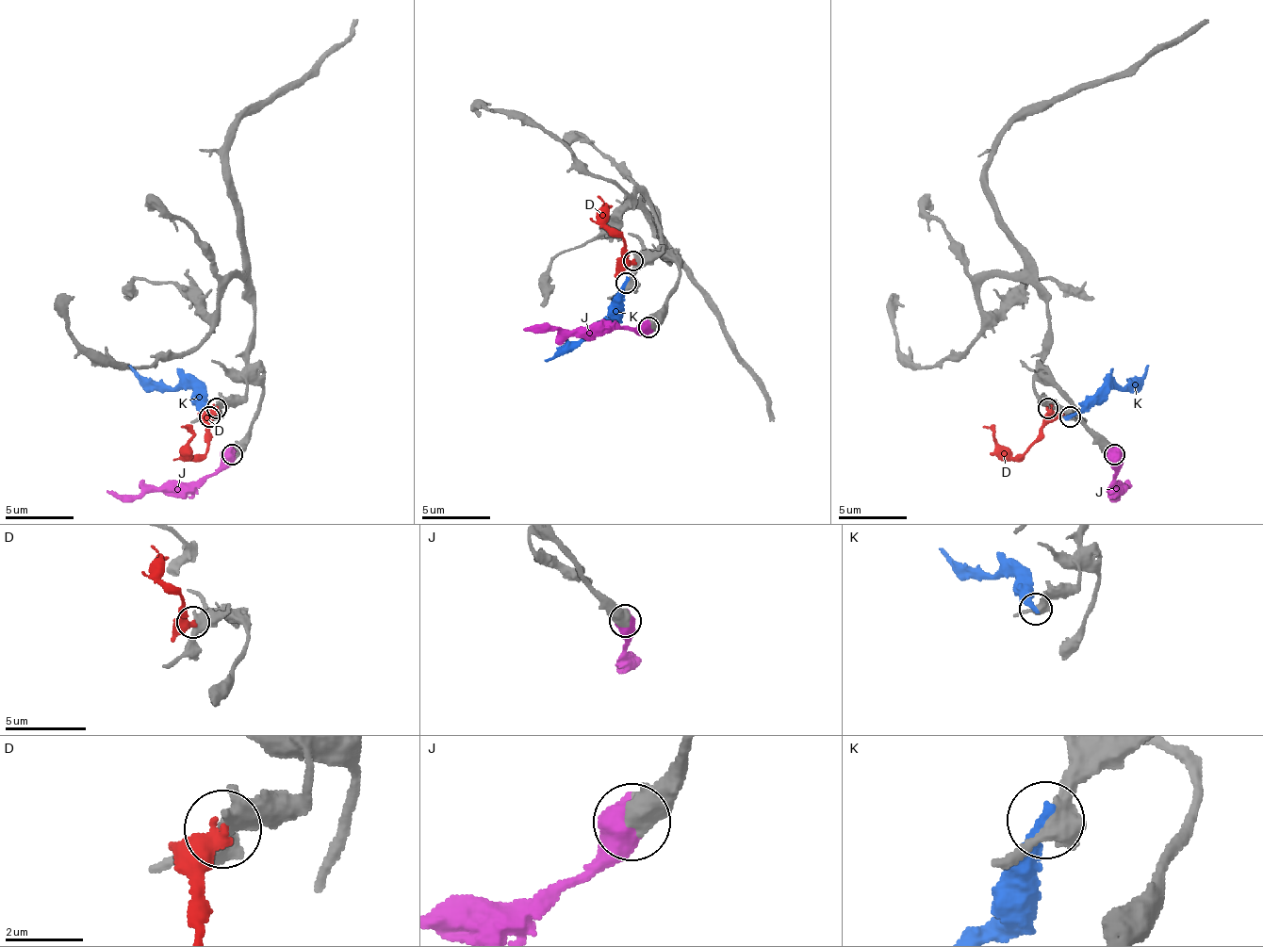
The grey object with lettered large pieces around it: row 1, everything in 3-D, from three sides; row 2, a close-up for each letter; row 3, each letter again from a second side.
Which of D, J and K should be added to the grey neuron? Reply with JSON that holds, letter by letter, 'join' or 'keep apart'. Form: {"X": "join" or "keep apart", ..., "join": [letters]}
{"D": "keep apart", "J": "join", "K": "keep apart", "join": ["J"]}

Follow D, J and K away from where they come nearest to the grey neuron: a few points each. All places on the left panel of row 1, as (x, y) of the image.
D: (217, 409), (210, 446), (193, 456), (189, 432), (179, 426)
J: (231, 453), (200, 481), (145, 487), (139, 494), (107, 491)
K: (210, 416), (189, 388), (152, 388), (128, 364)

